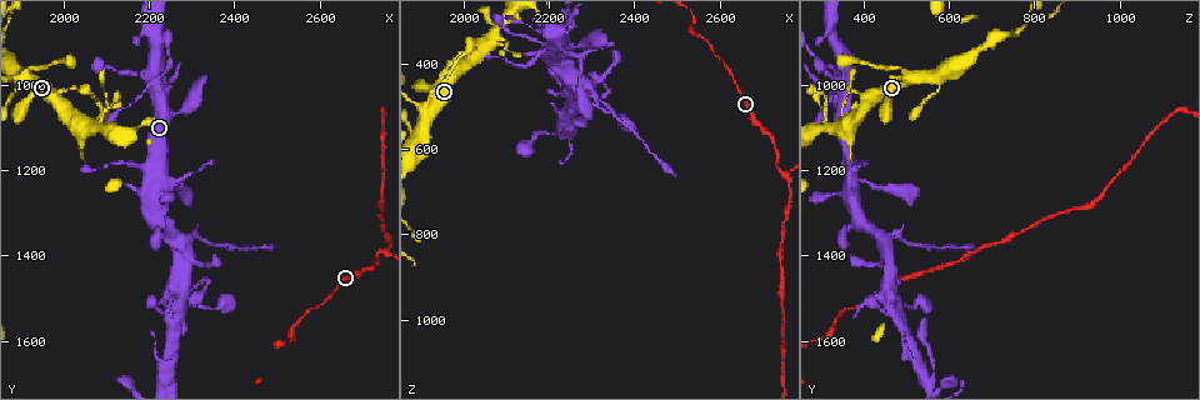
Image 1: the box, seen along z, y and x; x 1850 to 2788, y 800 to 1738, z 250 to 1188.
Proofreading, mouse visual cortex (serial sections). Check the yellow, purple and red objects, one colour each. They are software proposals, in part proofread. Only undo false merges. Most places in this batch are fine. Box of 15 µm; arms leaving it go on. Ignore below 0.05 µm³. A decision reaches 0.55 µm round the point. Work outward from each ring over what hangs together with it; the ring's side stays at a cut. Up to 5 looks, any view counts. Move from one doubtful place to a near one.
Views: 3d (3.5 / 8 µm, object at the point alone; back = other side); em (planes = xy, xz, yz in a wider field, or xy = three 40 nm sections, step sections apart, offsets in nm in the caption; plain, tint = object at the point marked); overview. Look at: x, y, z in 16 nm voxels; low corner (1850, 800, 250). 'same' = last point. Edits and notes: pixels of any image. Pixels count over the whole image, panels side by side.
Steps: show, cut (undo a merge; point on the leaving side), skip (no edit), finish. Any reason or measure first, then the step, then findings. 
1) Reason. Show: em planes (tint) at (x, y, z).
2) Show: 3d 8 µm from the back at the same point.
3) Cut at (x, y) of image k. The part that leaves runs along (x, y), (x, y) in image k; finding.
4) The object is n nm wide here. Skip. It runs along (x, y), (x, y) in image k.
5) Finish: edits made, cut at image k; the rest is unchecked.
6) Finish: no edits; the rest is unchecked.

Sharp bend. Show: 3d 3.5 µm at (2745, 1395, 665).

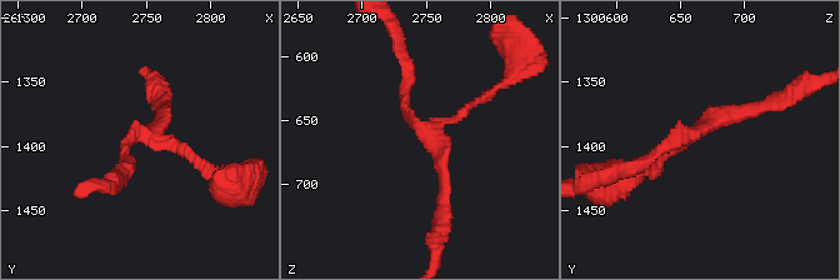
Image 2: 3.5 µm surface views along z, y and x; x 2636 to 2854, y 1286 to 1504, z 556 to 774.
Shape alone is not enough. Show: em xy step 5 (tint) at (2748, 1390, 660).

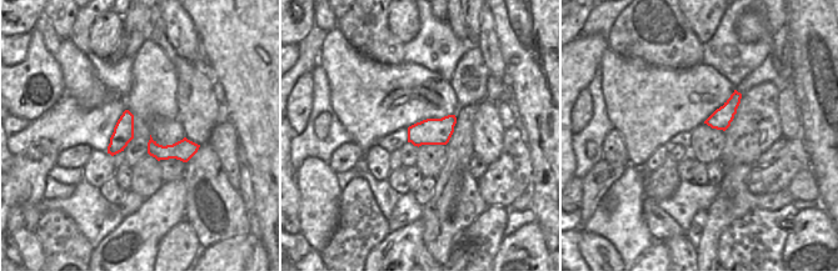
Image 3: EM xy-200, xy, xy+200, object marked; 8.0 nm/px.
Skip. It runs along (628, 171), (681, 133), (761, 109) in image 2; continuous, no second cell.

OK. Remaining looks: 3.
Thin arm on a thick one. Show: 3d 3.5 µm at (2215, 995, 340).

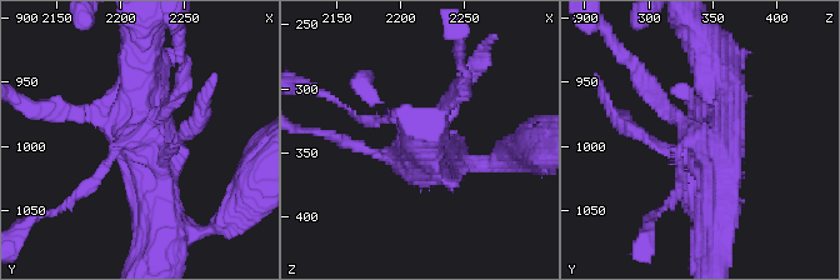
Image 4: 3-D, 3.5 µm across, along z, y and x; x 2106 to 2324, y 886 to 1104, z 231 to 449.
Now the EM. Show: em xy step 5 (tint) at (2214, 992, 340).

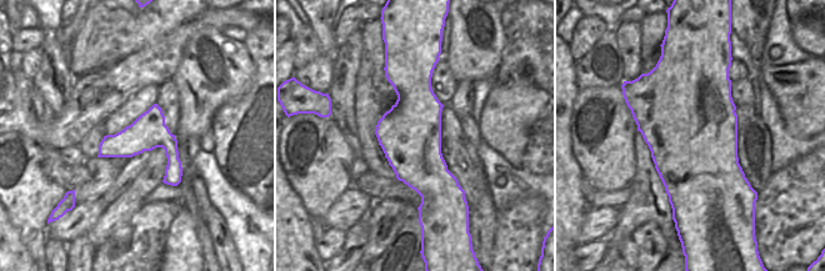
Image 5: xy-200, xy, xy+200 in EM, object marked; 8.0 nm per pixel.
Skip. It runs along (158, 223), (139, 149), (139, 56) in image 4; all the same cell.

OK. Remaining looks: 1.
Finish: no edits; the rest is unchecked.

